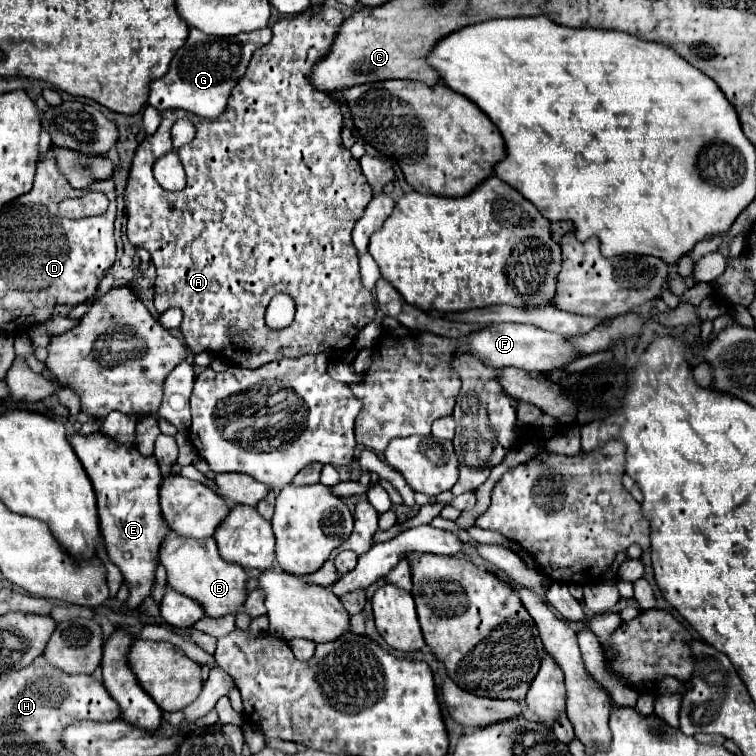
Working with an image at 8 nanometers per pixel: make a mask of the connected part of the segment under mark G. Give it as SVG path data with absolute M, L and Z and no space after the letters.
M191 28L187 42L177 50L175 58L171 60L169 72L151 84L149 104L157 112L181 108L203 120L217 120L225 112L231 90L235 88L239 78L243 78L253 52L259 46L267 44L269 40L271 40L271 28L255 30L249 34L243 32L239 36L229 38L209 36L203 34L201 30Z

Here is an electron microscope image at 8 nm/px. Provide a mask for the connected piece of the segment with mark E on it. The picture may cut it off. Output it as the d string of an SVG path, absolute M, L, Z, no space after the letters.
M99 432L89 436L73 434L69 436L69 444L81 460L89 480L93 482L107 556L113 564L117 564L125 578L125 584L129 586L131 596L127 604L131 608L137 608L139 602L147 594L151 594L151 582L155 582L159 542L163 540L163 534L167 534L169 530L159 510L159 464L153 456L141 456L135 446L117 444Z

